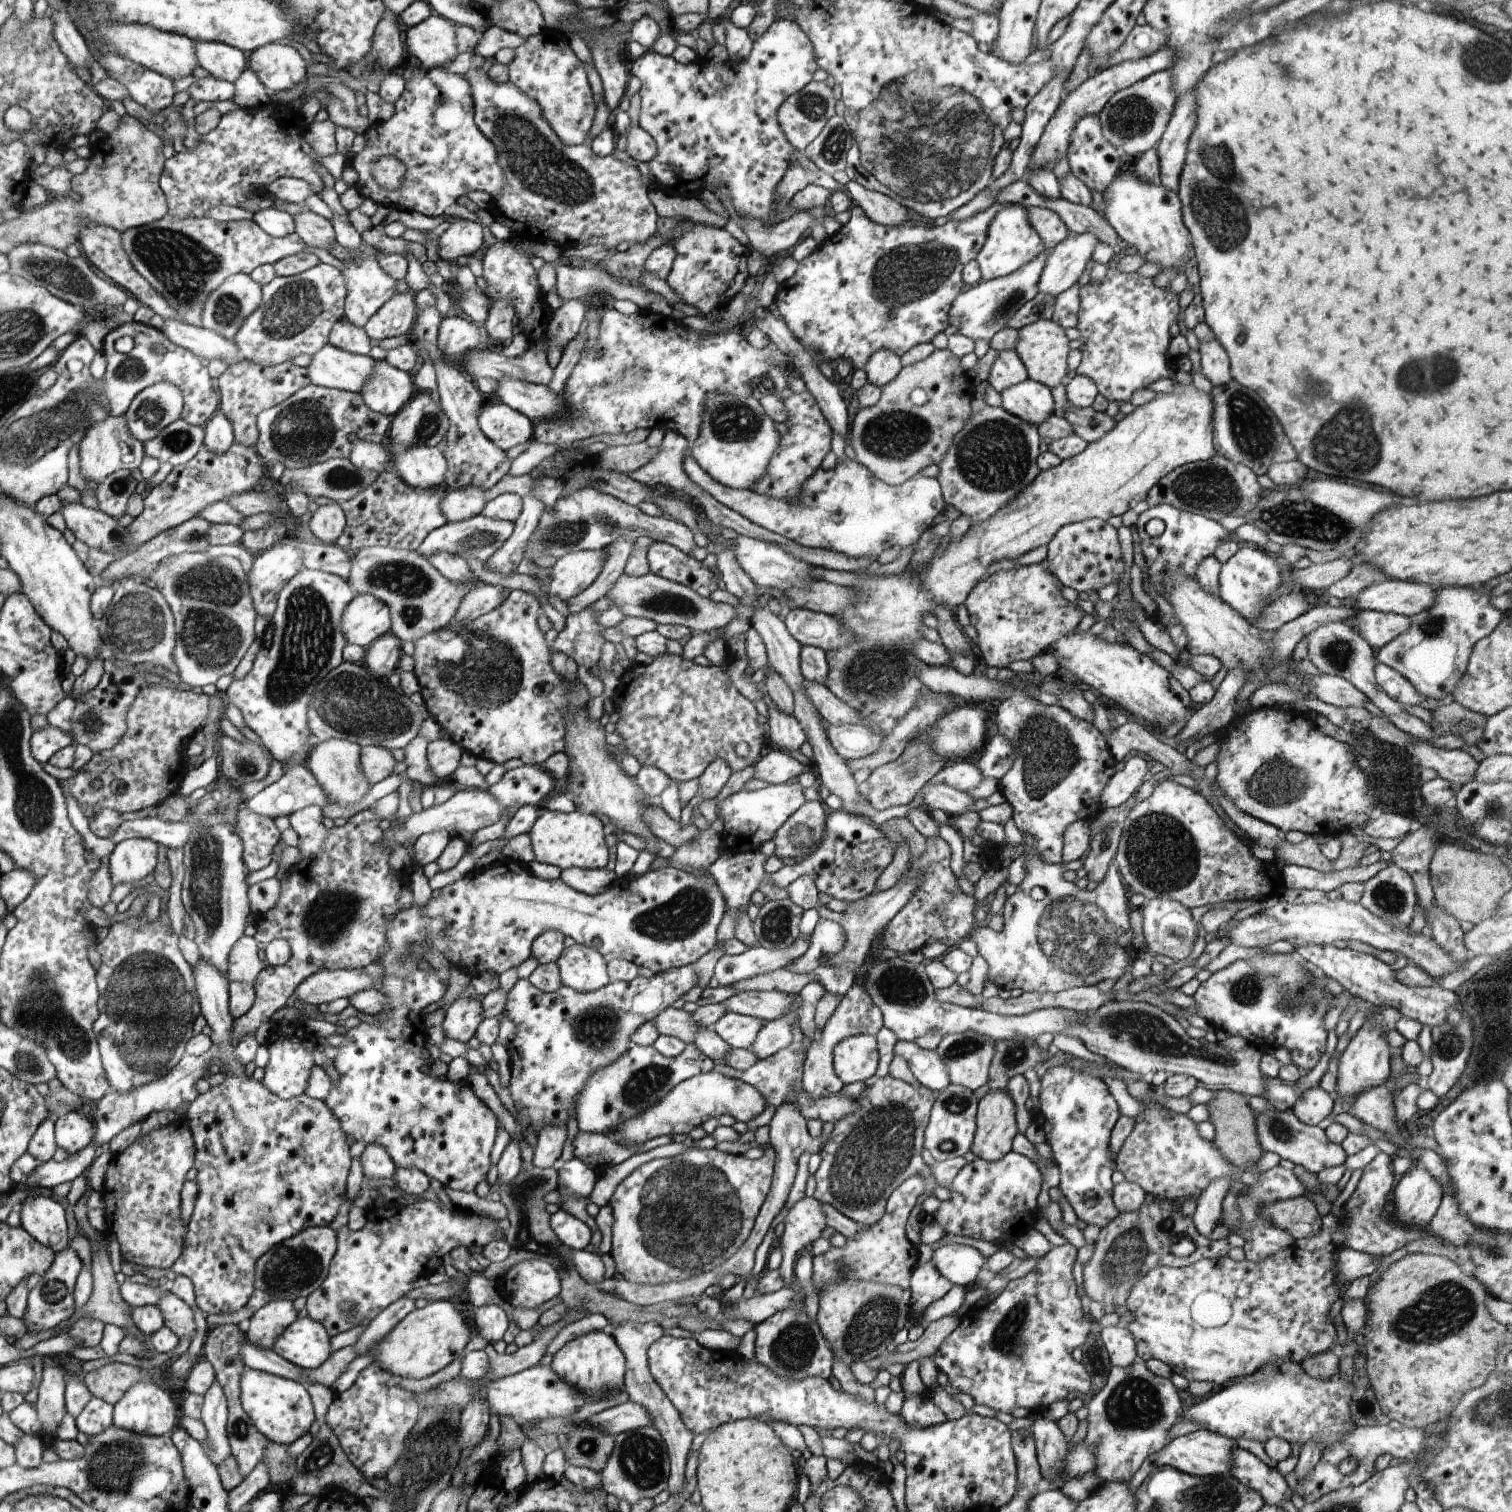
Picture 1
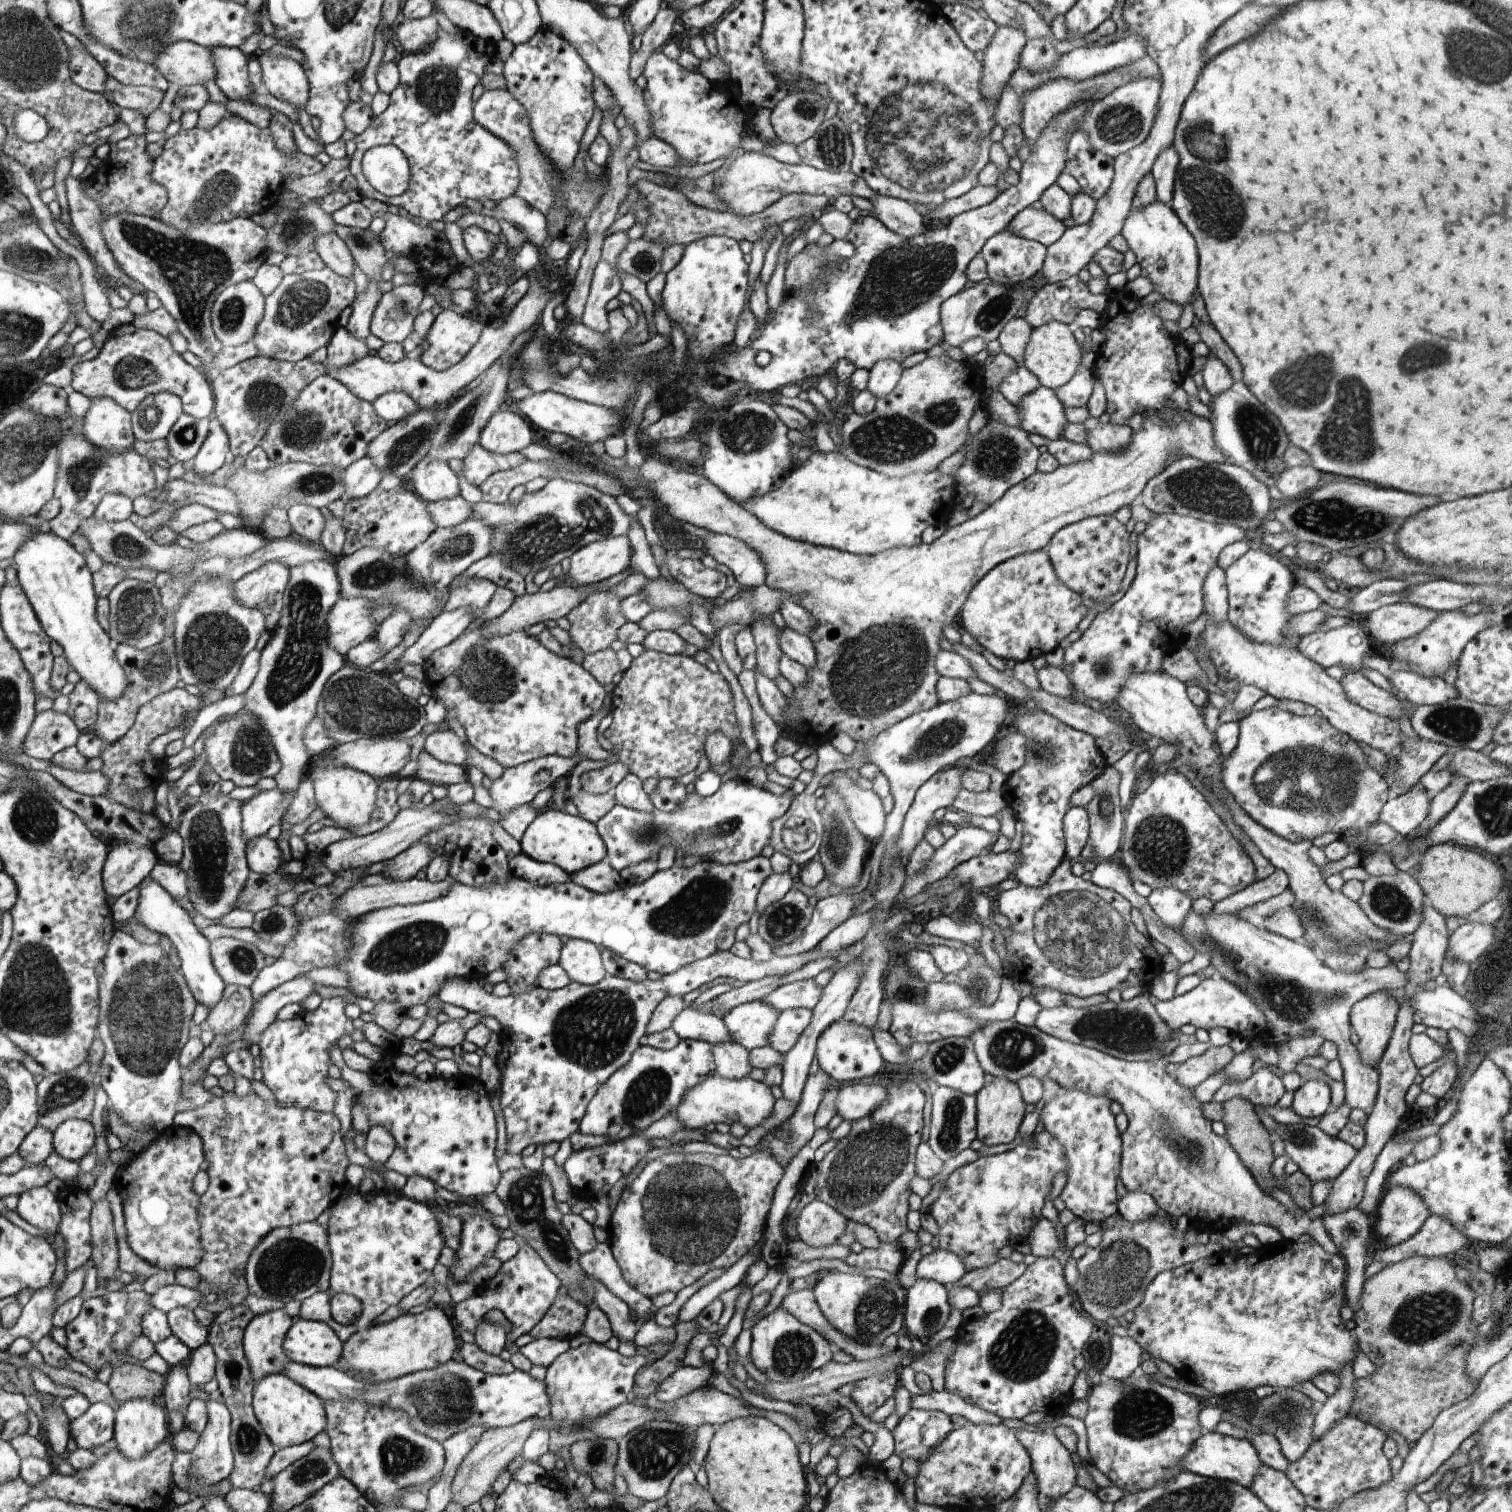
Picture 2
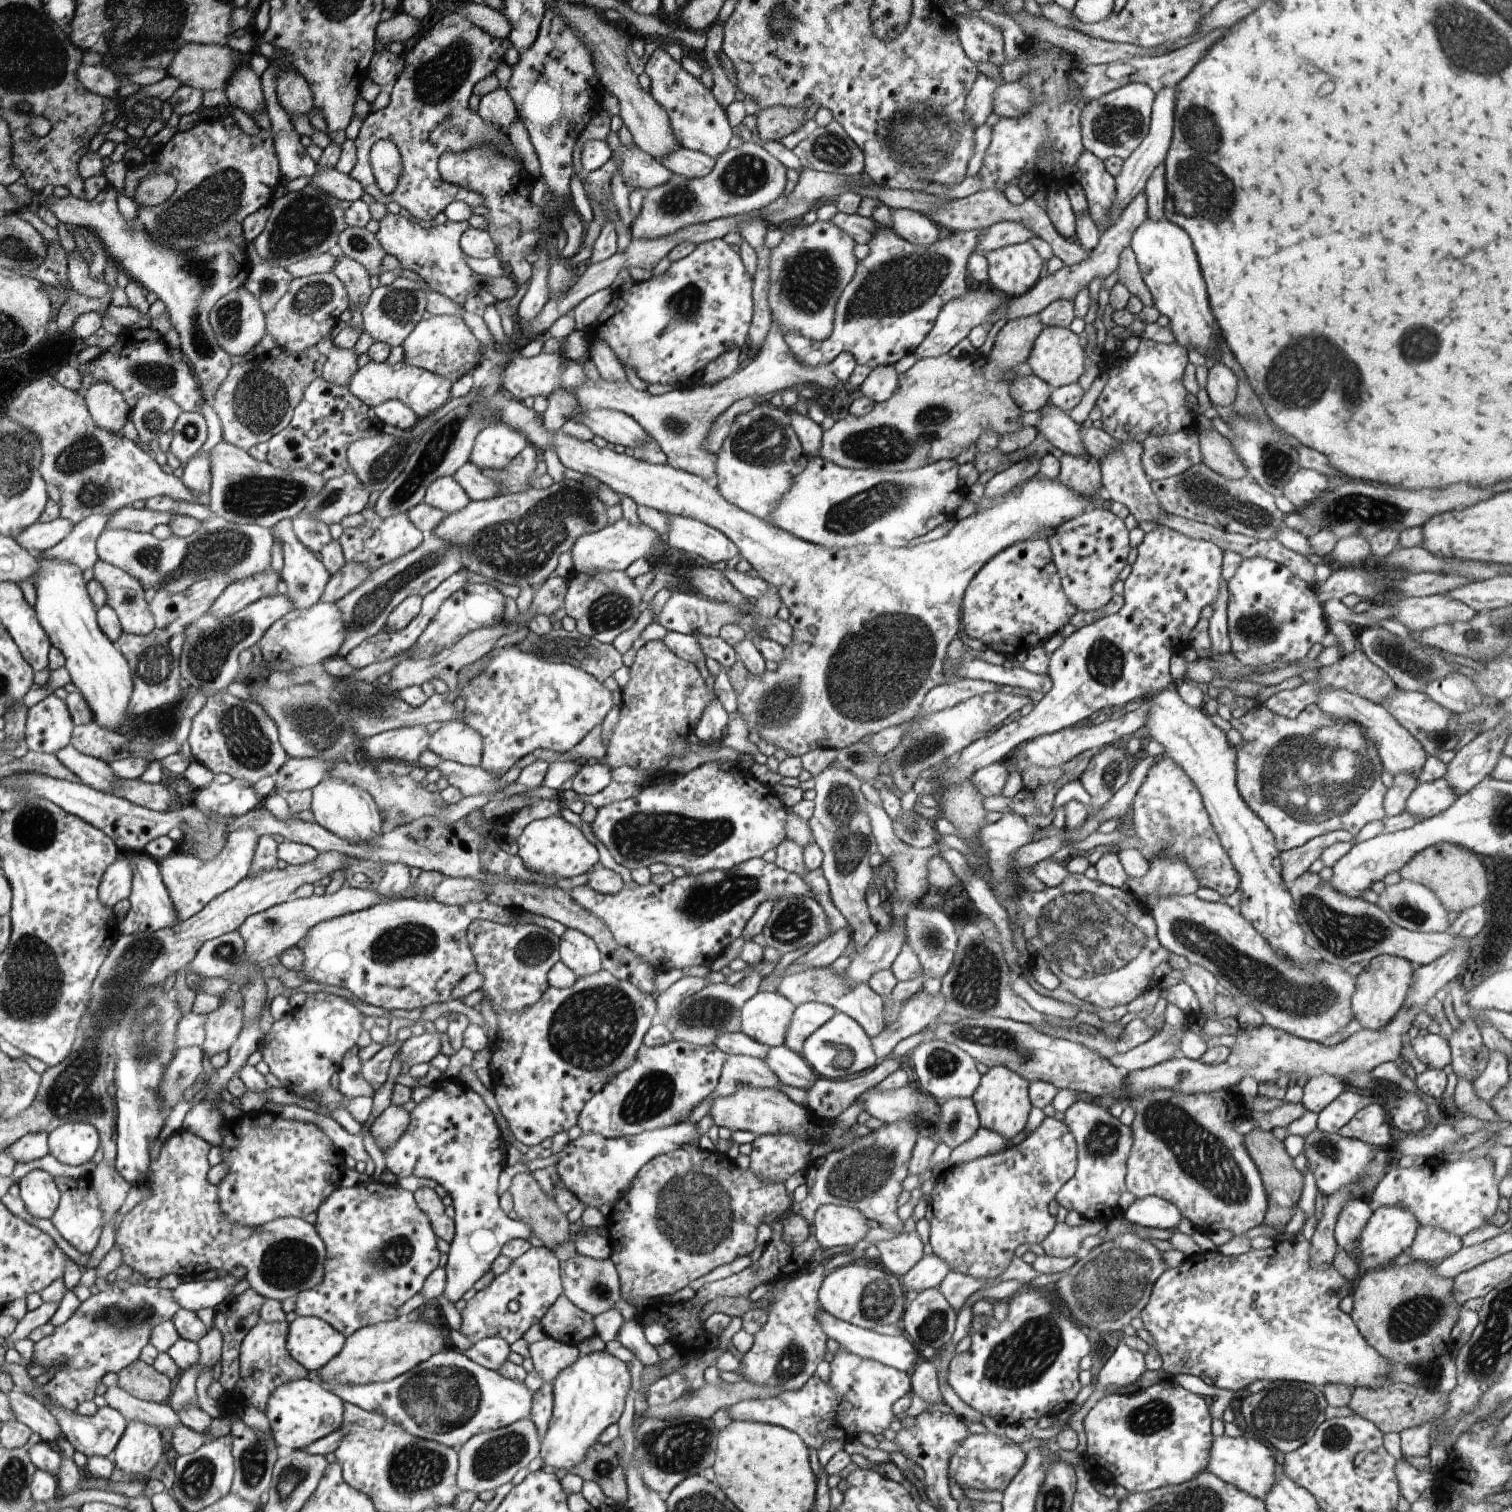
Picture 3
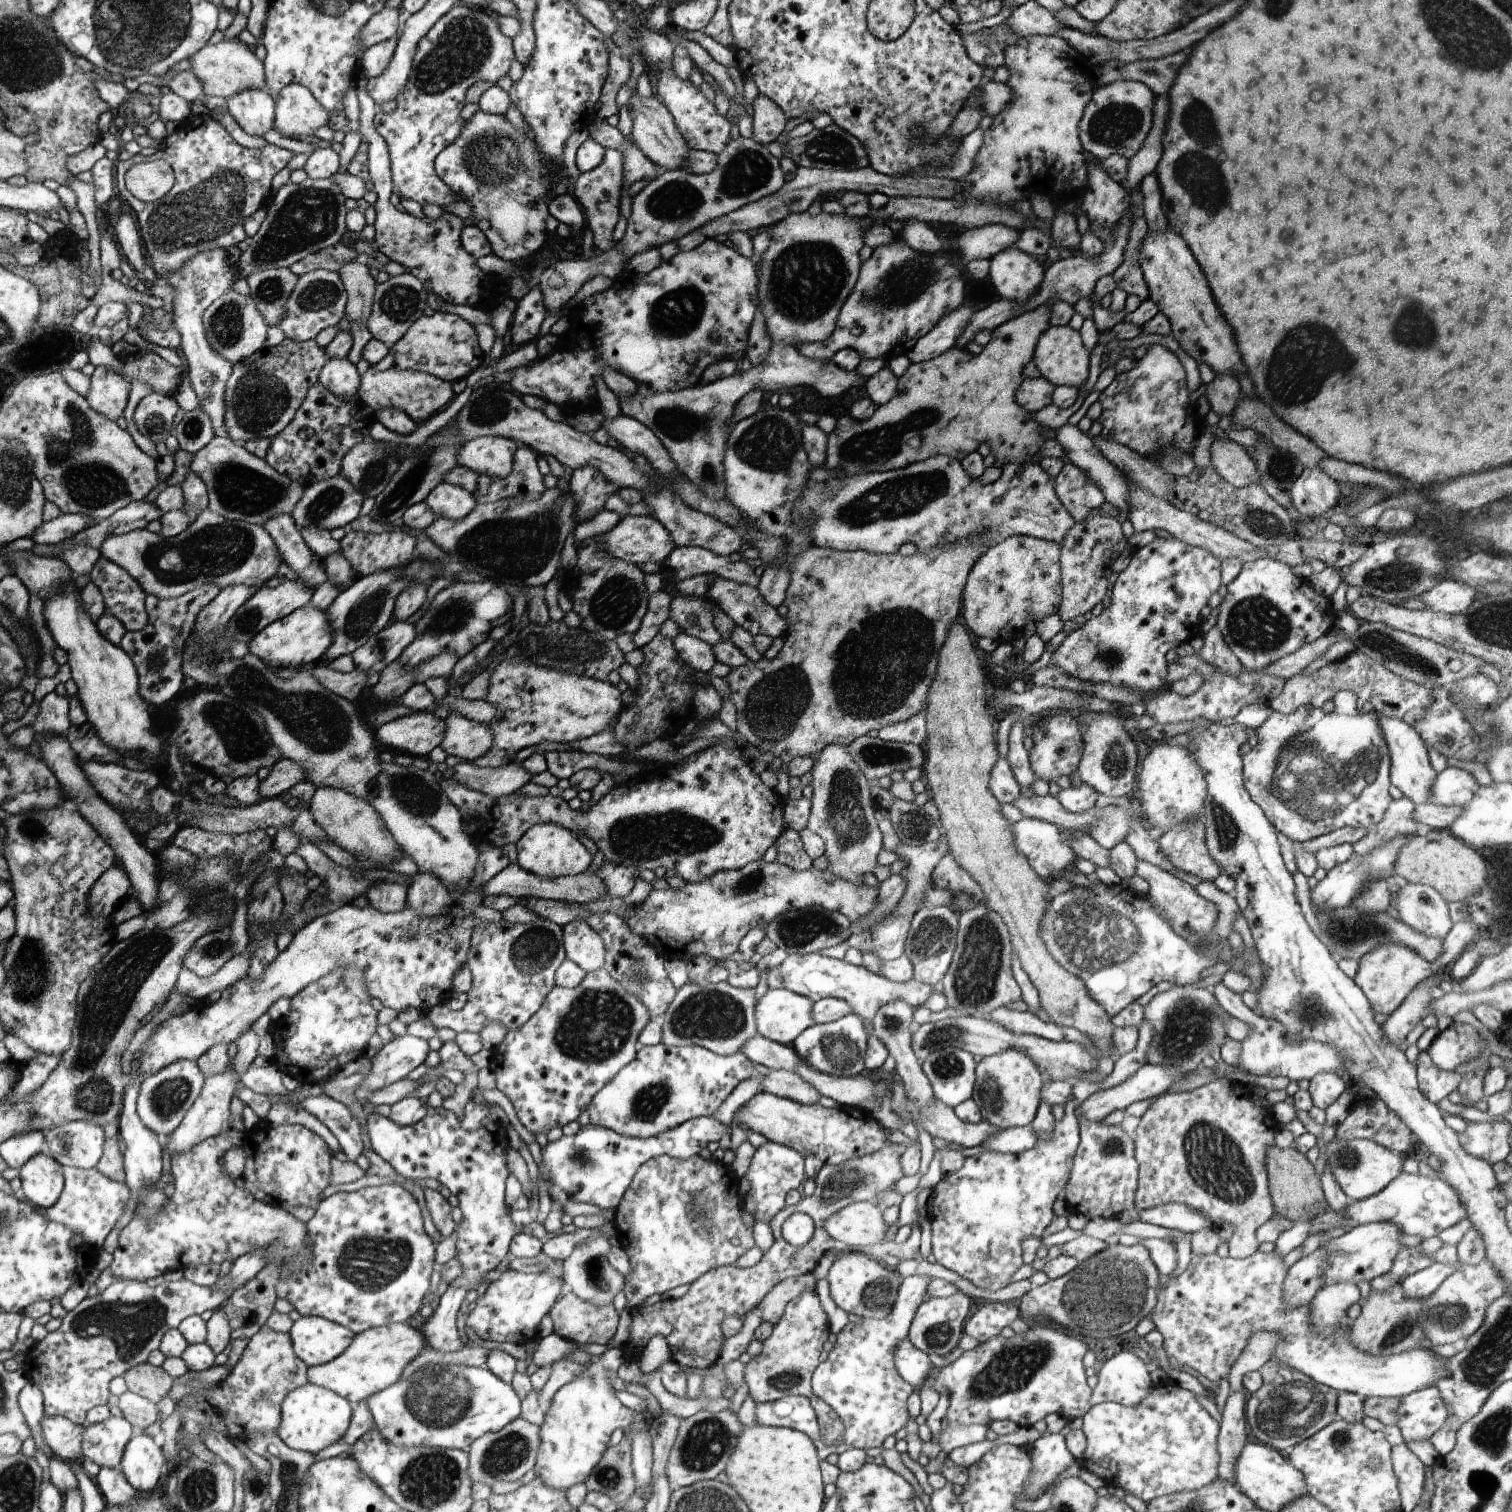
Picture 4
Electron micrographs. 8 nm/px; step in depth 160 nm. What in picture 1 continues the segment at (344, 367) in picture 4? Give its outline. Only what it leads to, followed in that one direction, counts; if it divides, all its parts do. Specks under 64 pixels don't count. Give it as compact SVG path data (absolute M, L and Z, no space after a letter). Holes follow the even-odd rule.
M347 318L336 322L329 343L343 351L364 356L370 354L374 345L369 334L363 328L352 324Z

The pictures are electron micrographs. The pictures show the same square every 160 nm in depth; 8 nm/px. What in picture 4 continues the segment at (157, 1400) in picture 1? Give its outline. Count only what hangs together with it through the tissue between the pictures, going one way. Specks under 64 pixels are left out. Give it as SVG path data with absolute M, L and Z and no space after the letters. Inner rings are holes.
M135 1431L134 1437L126 1445L120 1469L126 1480L141 1495L152 1494L158 1487L166 1458L162 1450L154 1444L150 1436Z

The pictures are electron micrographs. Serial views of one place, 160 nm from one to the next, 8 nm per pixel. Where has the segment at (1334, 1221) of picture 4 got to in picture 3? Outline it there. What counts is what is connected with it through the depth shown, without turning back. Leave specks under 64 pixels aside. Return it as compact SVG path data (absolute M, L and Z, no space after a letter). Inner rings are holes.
M1463 1156L1462 1160L1458 1162L1445 1160L1435 1169L1418 1169L1413 1166L1403 1169L1392 1165L1370 1195L1372 1195L1372 1202L1369 1205L1373 1212L1380 1207L1400 1207L1409 1210L1412 1216L1417 1218L1420 1227L1431 1226L1448 1231L1457 1237L1488 1223L1488 1220L1498 1212L1501 1198L1498 1193L1498 1182L1494 1180L1494 1167L1488 1158L1472 1160L1467 1156L1466 1158Z

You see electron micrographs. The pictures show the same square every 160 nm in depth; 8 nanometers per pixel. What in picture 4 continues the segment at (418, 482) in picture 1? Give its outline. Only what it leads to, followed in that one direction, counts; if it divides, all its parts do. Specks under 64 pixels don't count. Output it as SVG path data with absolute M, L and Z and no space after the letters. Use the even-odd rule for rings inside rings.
M440 483L423 500L438 519L462 520L478 504L469 490L450 483Z

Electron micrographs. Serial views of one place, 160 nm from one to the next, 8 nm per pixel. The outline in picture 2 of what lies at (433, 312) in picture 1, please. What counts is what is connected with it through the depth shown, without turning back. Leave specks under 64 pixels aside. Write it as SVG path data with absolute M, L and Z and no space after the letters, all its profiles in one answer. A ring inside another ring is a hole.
M477 443L472 446L472 450L468 452L468 456L464 458L462 474L466 480L475 487L482 486L484 482L498 471L511 470L520 466L527 459L524 458L522 452L511 452L502 455L494 452L488 452L486 448Z

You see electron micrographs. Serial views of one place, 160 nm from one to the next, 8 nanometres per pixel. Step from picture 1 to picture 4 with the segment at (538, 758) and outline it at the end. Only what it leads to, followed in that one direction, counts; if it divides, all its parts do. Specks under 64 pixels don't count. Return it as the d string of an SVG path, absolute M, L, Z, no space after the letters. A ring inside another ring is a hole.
M501 658L490 679L488 701L499 710L497 719L489 725L494 731L494 744L483 757L473 760L479 767L501 767L515 760L516 753L526 746L536 746L542 742L570 742L590 738L602 732L624 709L622 693L617 685L610 681L601 681L594 677L531 665L516 663Z

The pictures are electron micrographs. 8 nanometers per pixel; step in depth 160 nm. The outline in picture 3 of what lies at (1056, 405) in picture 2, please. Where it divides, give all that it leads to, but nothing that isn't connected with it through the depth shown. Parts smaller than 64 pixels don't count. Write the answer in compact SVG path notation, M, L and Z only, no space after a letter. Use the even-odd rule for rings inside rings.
M1048 404L1040 410L1041 419L1035 426L1056 448L1066 455L1090 459L1081 437L1081 425L1071 419L1068 413Z

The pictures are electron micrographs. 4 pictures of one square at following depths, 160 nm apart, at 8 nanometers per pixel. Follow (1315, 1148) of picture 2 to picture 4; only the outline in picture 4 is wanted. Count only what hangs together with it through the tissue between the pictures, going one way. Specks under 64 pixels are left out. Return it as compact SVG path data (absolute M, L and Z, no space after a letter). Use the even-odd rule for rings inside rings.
M1334 1138L1326 1145L1326 1154L1333 1177L1338 1181L1340 1188L1354 1201L1378 1194L1397 1176L1400 1176L1403 1172L1402 1164L1405 1161L1405 1156L1394 1154L1389 1148L1366 1139L1346 1142Z

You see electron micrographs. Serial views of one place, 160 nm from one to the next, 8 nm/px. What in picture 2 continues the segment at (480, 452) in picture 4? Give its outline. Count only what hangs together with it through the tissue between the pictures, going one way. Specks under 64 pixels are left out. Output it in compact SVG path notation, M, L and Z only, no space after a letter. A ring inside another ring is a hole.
M510 404L494 412L480 434L478 443L488 452L510 454L532 444L532 430L520 416L510 412Z

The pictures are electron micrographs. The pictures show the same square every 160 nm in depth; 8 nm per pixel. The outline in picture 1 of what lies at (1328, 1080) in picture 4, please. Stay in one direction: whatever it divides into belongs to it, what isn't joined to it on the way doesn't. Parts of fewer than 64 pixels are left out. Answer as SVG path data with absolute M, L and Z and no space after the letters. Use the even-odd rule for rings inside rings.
M1320 1085L1306 1089L1290 1110L1295 1117L1307 1125L1317 1125L1332 1112L1334 1094L1322 1089Z

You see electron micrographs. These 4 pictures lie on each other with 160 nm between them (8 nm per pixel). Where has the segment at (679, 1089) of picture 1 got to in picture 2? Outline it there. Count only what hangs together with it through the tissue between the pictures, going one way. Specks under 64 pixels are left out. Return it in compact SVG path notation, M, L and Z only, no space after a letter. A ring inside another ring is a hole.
M715 1075L706 1078L700 1085L687 1091L683 1102L670 1116L674 1115L685 1129L705 1129L708 1124L726 1123L732 1125L741 1123L749 1129L761 1126L775 1111L776 1098L772 1095L771 1088L764 1082L757 1082L749 1077L742 1079L728 1079Z

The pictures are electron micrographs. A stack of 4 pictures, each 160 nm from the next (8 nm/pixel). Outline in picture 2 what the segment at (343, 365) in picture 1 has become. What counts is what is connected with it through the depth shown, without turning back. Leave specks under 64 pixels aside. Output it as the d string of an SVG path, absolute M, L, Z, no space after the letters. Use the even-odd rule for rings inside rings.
M529 277L529 279L531 280L530 288L516 306L506 312L498 322L485 324L483 333L480 334L479 341L476 342L471 353L459 365L452 366L451 369L444 371L433 370L431 367L425 366L422 359L410 360L410 358L406 357L402 362L390 363L379 358L378 355L367 355L362 360L352 362L352 364L342 366L342 368L327 368L326 374L343 383L351 391L352 395L356 395L370 403L374 403L376 398L388 392L402 390L412 396L412 399L419 404L419 408L434 410L437 407L446 406L448 400L452 400L464 386L486 373L496 363L496 360L512 346L516 338L524 334L524 330L539 326L542 310L546 308L552 292L540 286L535 278Z

